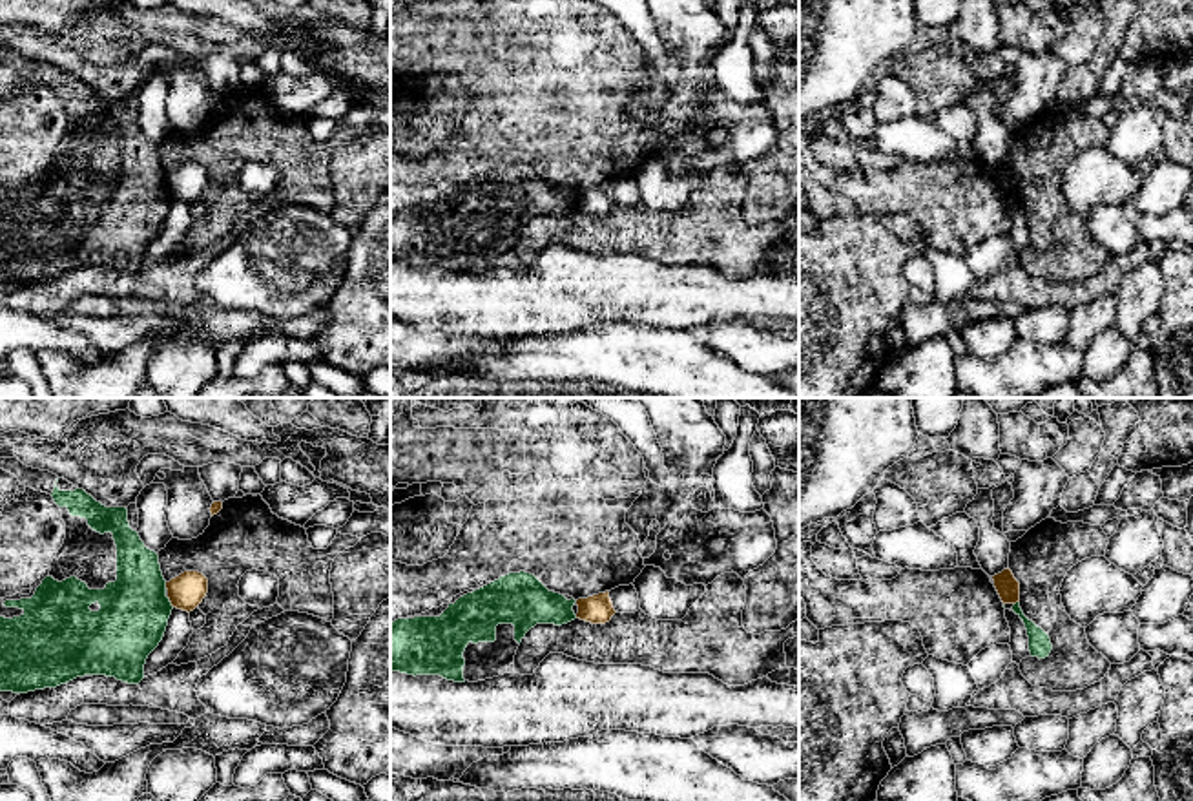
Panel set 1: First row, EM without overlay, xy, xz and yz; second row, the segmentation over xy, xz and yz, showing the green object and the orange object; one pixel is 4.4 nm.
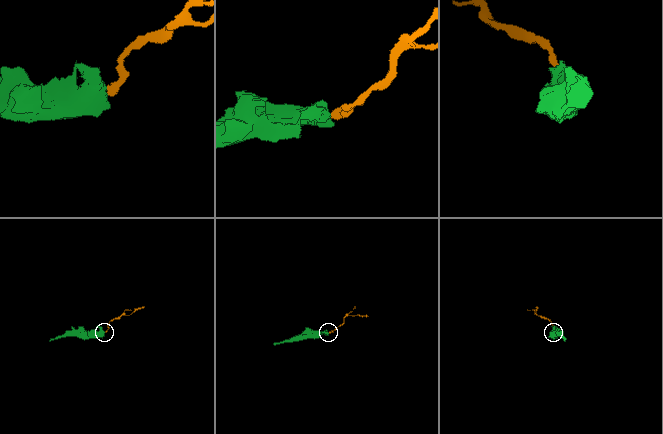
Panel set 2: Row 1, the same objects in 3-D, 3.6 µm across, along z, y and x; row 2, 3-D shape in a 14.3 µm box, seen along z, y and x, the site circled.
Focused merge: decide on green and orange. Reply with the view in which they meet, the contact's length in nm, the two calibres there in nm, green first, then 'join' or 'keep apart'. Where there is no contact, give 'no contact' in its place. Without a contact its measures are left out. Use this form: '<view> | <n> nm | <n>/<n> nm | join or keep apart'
xy | 60 nm | 300/160 nm | keep apart

